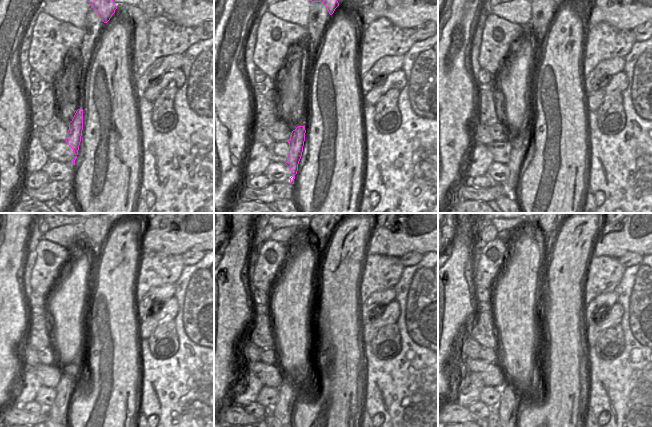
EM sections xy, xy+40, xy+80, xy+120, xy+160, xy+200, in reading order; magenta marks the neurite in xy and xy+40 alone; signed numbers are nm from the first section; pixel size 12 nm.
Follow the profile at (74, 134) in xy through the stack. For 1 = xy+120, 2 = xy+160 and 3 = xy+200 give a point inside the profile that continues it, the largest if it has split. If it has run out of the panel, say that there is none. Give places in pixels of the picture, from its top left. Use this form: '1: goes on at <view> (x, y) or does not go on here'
1: goes on at xy+120 (59, 411)
2: goes on at xy+160 (283, 410)
3: goes on at xy+200 (508, 405)

